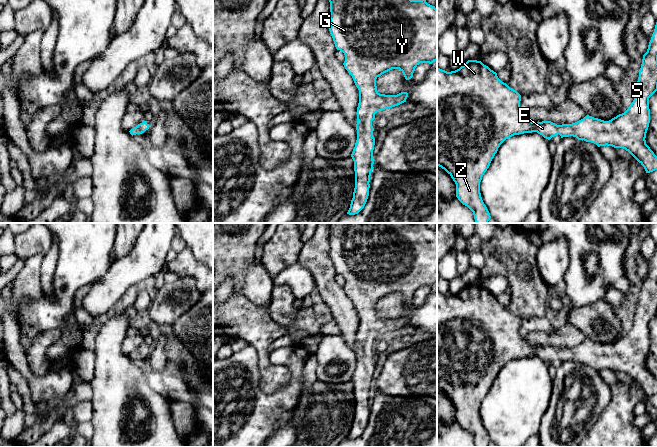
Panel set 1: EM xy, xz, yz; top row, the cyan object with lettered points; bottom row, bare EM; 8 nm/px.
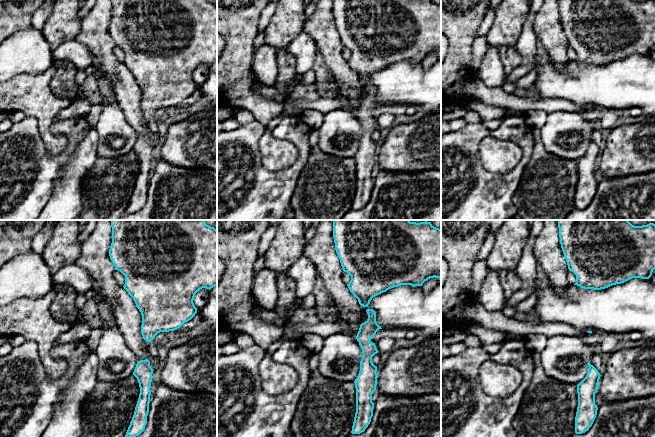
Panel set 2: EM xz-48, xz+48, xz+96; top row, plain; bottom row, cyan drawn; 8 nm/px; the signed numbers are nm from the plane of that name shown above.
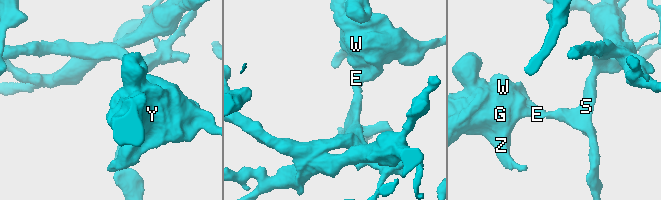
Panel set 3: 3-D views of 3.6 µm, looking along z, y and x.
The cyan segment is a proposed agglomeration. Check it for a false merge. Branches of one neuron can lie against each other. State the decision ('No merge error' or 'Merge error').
No merge error

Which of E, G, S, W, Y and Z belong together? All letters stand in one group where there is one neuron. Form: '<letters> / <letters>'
E G S W Y Z

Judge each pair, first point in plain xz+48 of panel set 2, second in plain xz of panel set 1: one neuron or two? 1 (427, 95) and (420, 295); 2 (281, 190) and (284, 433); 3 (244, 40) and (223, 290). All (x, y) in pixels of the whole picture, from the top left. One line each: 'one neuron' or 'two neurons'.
1: two neurons
2: two neurons
3: two neurons

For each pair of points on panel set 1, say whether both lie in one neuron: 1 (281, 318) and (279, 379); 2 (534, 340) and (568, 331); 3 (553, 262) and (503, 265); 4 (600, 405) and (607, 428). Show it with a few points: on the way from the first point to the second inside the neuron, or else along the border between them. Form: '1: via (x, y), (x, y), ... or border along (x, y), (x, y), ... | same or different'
1: border along (267, 307), (269, 316), (276, 323), (290, 328) | different
2: via (542, 339), (560, 338) | same
3: border along (537, 247), (537, 269), (546, 285) | different
4: border along (611, 389), (610, 403), (589, 431) | different

